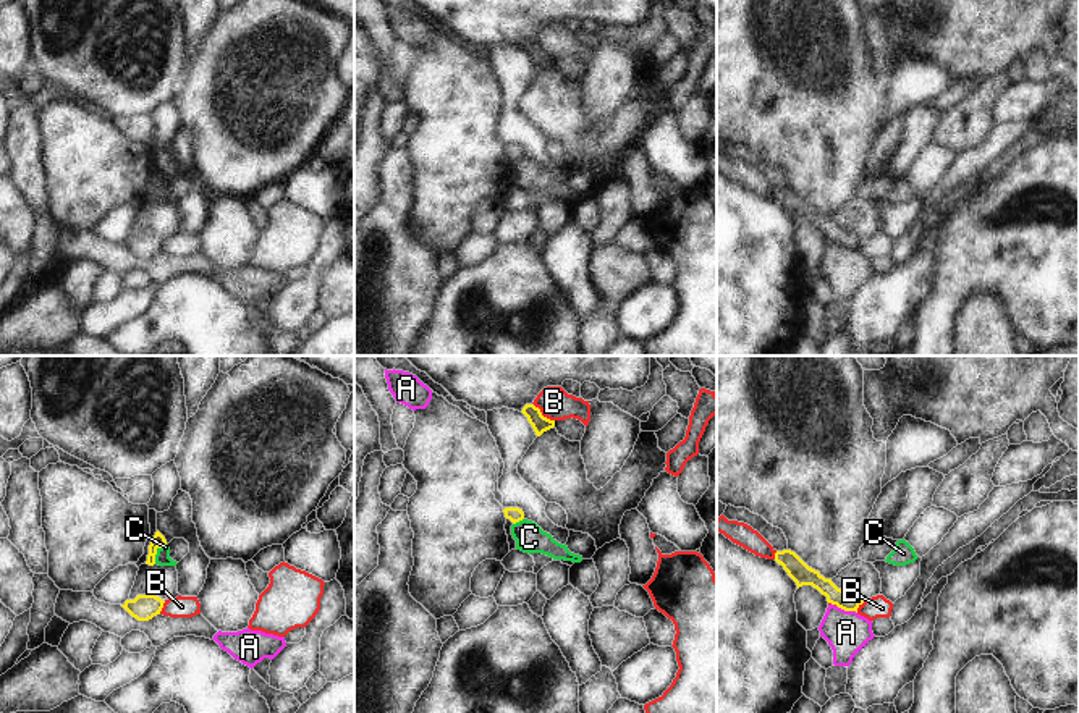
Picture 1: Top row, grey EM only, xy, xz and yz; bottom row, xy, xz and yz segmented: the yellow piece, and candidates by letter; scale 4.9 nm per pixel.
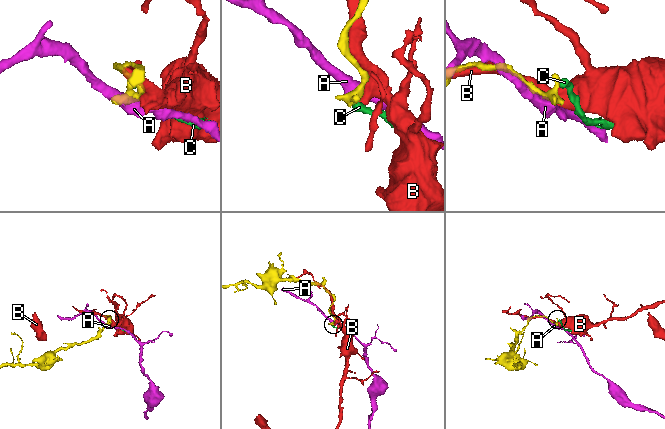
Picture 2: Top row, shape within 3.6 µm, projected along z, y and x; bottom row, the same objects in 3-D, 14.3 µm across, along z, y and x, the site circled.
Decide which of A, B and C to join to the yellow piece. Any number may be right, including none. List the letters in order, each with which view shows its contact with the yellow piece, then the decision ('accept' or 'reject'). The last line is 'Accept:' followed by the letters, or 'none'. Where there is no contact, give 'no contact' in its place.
A: meets yellow in yz; reject
B: meets yellow in xz; reject
C: meets yellow in xy; reject
Accept: none

